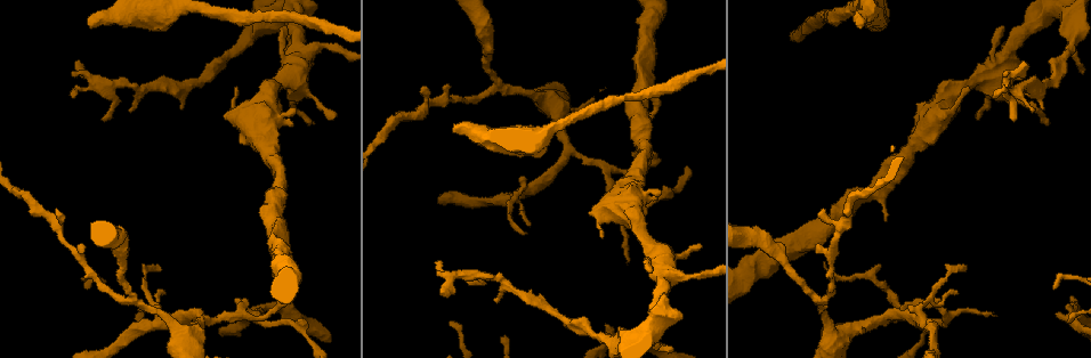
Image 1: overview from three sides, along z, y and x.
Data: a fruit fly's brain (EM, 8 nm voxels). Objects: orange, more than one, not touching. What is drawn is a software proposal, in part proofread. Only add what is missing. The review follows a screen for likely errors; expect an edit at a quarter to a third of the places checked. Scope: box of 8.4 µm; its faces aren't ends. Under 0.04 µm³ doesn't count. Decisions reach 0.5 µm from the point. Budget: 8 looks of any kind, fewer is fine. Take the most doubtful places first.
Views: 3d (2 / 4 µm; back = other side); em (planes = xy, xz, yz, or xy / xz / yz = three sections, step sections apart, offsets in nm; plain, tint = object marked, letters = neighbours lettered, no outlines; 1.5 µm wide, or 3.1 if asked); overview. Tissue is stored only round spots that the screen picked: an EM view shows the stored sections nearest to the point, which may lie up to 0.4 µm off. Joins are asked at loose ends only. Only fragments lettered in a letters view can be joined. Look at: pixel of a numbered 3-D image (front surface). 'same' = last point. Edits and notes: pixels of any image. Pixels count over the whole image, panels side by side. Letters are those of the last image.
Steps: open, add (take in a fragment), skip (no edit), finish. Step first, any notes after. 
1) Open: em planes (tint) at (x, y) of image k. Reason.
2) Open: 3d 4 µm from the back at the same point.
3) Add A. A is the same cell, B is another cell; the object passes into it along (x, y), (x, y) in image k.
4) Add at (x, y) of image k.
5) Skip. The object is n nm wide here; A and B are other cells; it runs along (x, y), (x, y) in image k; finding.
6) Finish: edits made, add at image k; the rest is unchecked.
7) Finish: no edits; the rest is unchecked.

Open: em yz step 4 (letters) at (88, 23) of image 1. Branch stops here.

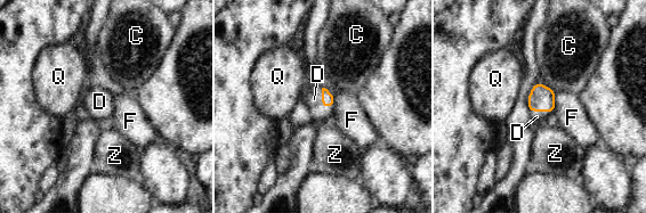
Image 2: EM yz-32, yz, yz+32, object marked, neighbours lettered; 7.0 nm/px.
Add D. D is the same cell, C, F, Q and Z are other cells; the object passes into it along (328, 99), (322, 103), (314, 99) in image 2; it goes on there.

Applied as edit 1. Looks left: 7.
Open: overview.

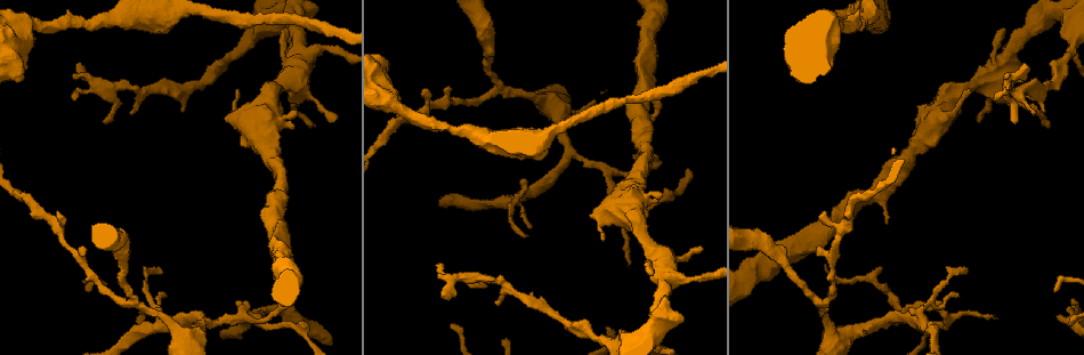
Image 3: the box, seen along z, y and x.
Open: em planes (letters) at (1049, 125) of image 3. Tapers out.

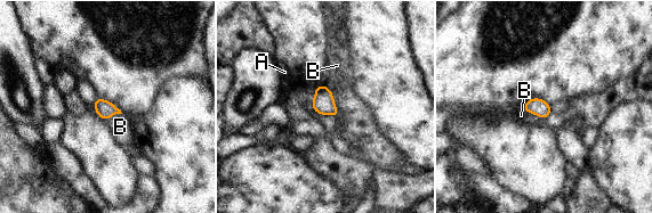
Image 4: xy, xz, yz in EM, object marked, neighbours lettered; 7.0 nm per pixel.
Skip. A and B are other cells; a border runs along (521, 108), (546, 120) in image 4; none of them fits.

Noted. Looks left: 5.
Finish: edits made, add at image 2; the rest is unchecked.

